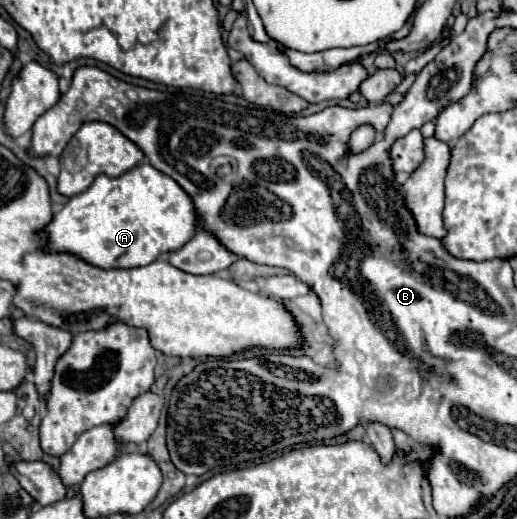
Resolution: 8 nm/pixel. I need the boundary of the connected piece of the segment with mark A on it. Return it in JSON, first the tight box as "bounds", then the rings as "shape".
{"bounds":[47,164,197,268],"shape":[[[139,164],[119,178],[105,174],[83,194],[69,198],[47,226],[47,248],[73,252],[99,268],[133,268],[157,260],[161,254],[179,250],[197,234],[197,208],[191,196],[167,174],[151,164]]]}

